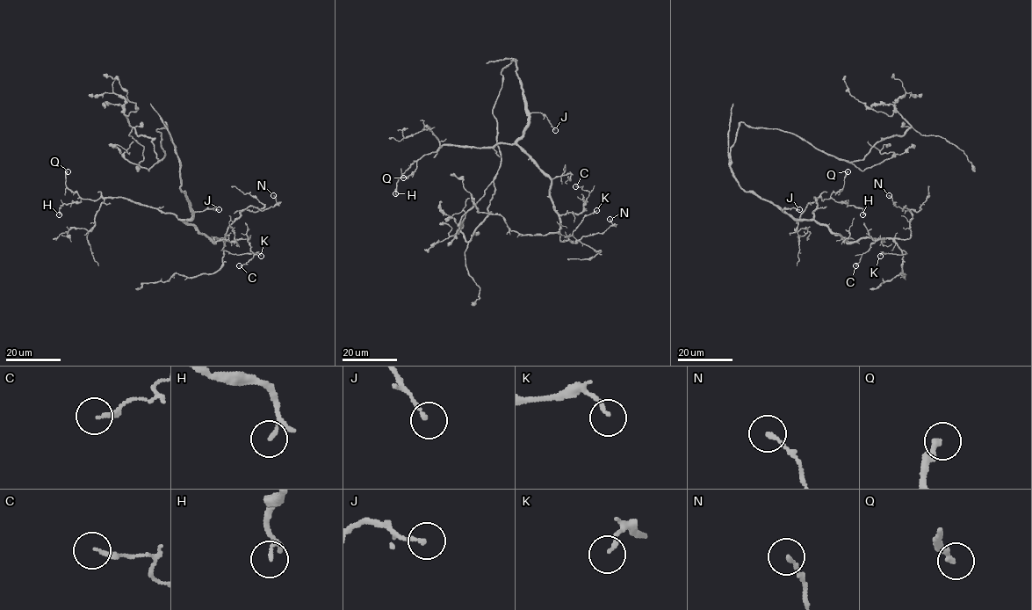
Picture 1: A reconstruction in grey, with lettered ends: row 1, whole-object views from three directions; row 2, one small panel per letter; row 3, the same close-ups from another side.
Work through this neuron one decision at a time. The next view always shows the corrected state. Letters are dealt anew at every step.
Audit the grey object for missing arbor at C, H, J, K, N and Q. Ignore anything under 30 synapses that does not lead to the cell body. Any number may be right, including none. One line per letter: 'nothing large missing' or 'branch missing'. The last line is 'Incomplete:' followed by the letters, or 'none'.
C: nothing large missing
H: nothing large missing
J: nothing large missing
K: nothing large missing
N: nothing large missing
Q: nothing large missing
Incomplete: none

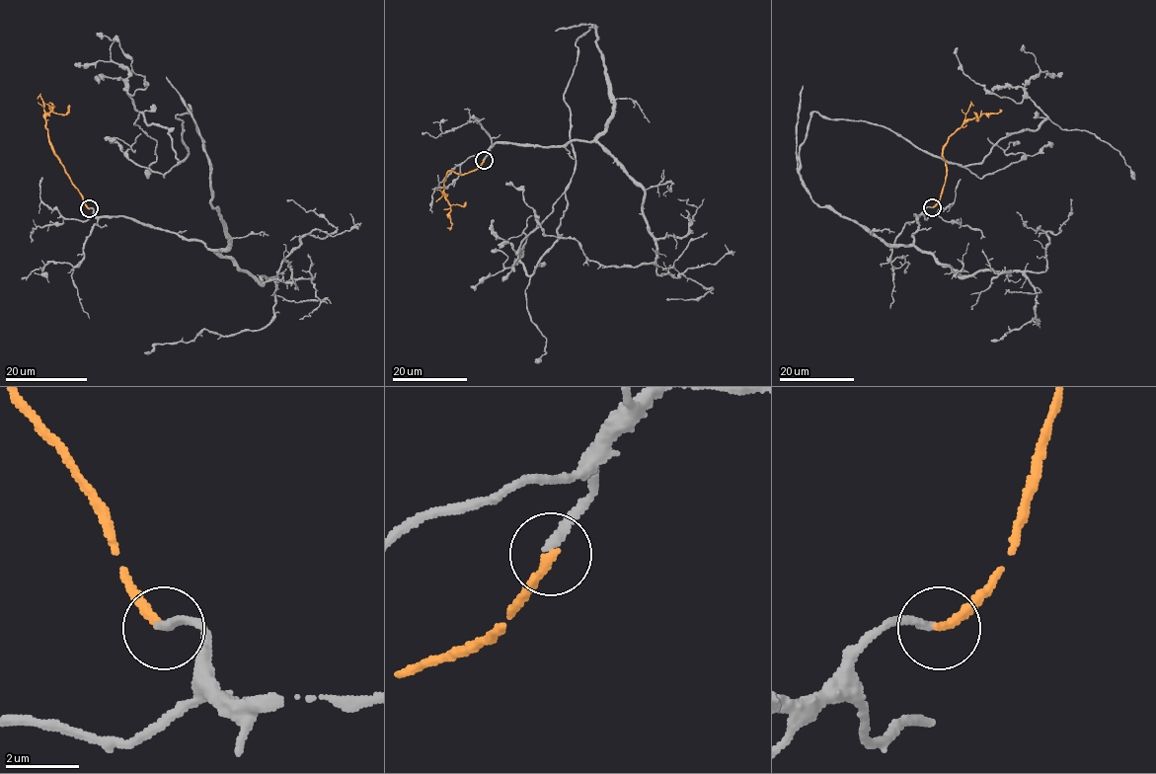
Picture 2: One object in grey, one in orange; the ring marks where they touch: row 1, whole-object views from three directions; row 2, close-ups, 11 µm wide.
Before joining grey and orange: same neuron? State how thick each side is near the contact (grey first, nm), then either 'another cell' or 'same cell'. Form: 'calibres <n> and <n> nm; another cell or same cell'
calibres 240 and 240 nm; same cell

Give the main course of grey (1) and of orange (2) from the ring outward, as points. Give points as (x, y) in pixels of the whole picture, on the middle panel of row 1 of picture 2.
1: (484, 160), (604, 129), (596, 28), (564, 95), (567, 207), (531, 274), (517, 252), (537, 218), (508, 185)
2: (484, 160), (468, 173), (451, 170), (446, 175), (443, 191), (451, 226), (447, 228)

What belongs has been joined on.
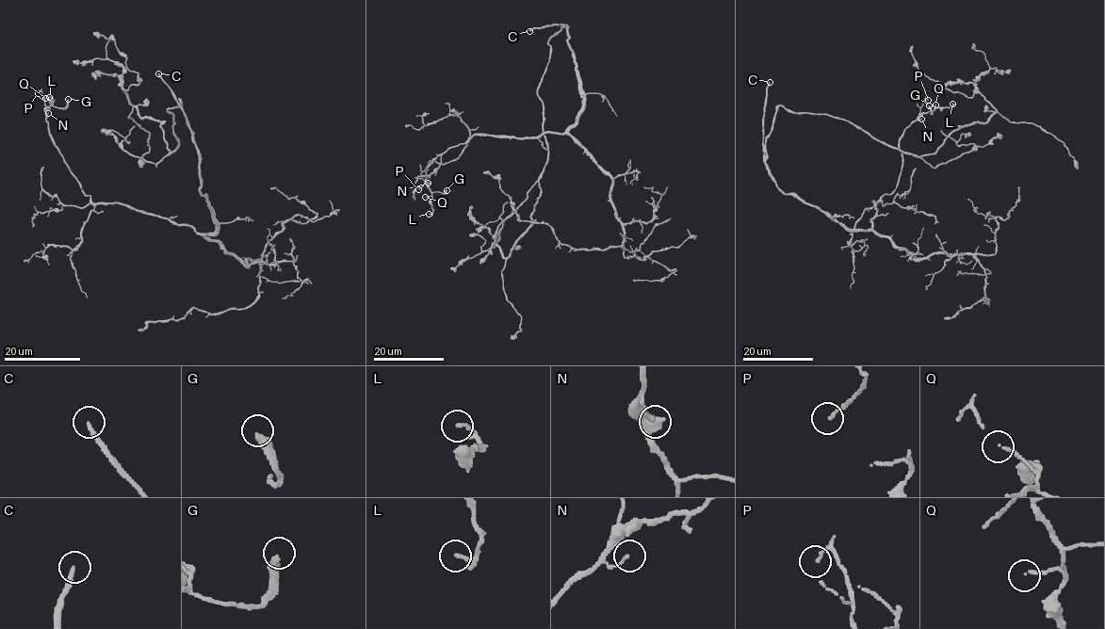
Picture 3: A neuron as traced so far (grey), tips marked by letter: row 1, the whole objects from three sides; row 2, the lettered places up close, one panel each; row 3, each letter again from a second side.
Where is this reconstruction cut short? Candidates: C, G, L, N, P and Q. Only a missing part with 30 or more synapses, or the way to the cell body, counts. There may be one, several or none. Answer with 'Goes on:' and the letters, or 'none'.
Goes on: C

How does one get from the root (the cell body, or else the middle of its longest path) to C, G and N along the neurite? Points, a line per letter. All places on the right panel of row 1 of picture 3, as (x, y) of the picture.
C: (766, 153), (763, 118), (770, 82)
G: (766, 153), (781, 190), (849, 229), (869, 230), (873, 201), (897, 185), (899, 140), (932, 114), (929, 105)
N: (766, 153), (768, 171), (781, 190), (849, 229), (869, 230), (873, 201), (897, 185), (899, 140), (921, 119)

